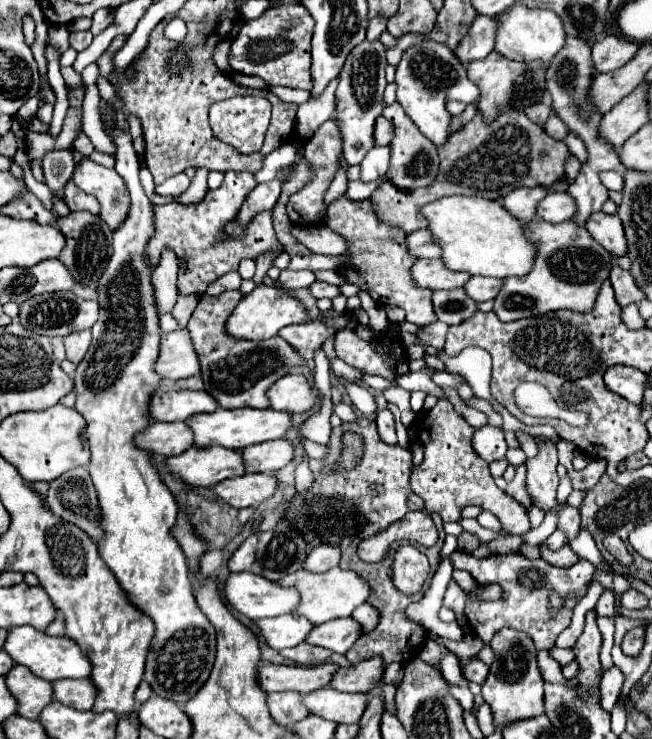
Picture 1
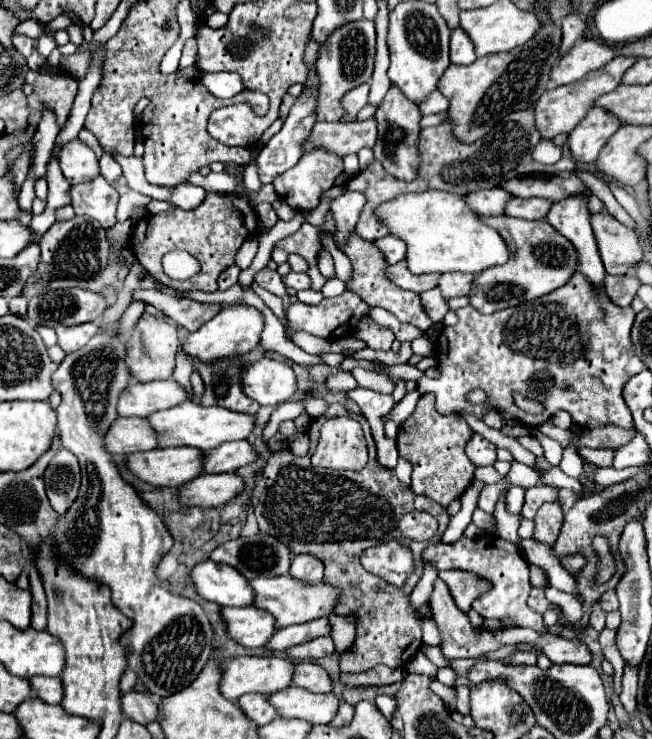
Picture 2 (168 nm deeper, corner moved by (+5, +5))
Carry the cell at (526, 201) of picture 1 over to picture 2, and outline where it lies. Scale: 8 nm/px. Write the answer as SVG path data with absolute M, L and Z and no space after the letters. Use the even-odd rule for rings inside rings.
M497 186L491 190L477 190L467 194L467 204L471 204L471 208L475 208L475 212L479 212L481 216L501 216L505 214L505 206L513 196Z

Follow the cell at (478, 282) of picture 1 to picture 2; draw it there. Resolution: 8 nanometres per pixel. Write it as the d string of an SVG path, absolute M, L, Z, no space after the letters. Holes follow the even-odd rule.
M447 272L441 274L439 278L439 288L443 292L443 296L449 300L453 296L465 296L471 292L475 282L475 274L469 272Z

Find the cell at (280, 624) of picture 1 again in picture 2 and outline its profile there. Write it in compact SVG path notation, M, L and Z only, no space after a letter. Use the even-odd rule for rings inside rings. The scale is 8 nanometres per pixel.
M221 608L227 632L245 648L265 648L275 634L275 618L261 608Z

